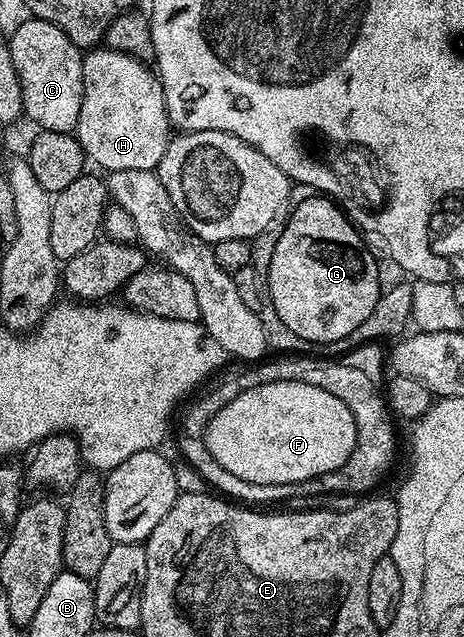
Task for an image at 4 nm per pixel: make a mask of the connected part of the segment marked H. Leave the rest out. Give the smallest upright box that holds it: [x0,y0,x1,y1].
[74,48,170,172]

